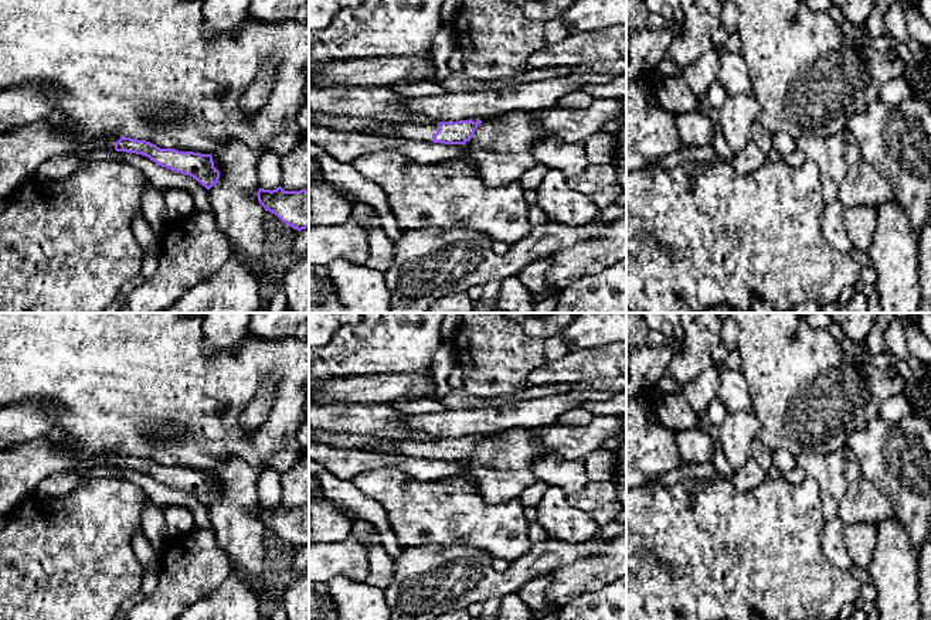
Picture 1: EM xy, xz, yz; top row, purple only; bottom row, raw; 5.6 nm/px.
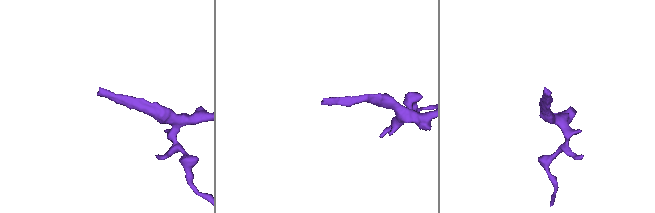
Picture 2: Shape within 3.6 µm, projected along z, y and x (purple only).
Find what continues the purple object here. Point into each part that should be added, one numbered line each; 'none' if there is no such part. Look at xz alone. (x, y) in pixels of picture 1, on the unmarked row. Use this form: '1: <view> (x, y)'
1: xz (415, 449)

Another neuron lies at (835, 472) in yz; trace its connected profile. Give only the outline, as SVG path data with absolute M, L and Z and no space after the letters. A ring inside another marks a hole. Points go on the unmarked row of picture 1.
M843 446L830 453L799 453L795 461L805 470L806 477L819 486L823 519L837 518L845 493L862 478L859 460L853 452Z

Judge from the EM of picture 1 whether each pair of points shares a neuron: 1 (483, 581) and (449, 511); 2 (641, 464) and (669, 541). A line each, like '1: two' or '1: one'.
1: two
2: two

